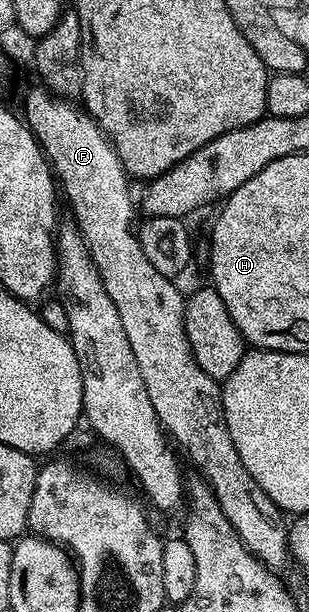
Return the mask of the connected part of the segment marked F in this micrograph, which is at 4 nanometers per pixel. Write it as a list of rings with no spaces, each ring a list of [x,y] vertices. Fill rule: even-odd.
[[[42,86],[31,88],[27,92],[27,116],[25,115],[25,123],[31,132],[35,135],[39,142],[40,148],[43,149],[44,156],[47,157],[56,177],[58,187],[67,195],[67,204],[71,207],[73,223],[79,229],[80,234],[85,238],[85,242],[89,246],[89,254],[93,254],[93,262],[97,266],[97,274],[101,274],[101,282],[105,286],[105,291],[108,292],[109,298],[113,298],[113,306],[117,306],[117,314],[121,318],[121,326],[125,326],[125,335],[129,337],[129,346],[133,350],[133,358],[137,358],[137,366],[141,370],[141,378],[145,378],[145,390],[149,390],[149,402],[153,402],[153,410],[157,414],[159,423],[163,425],[168,437],[181,449],[182,455],[192,460],[197,467],[200,468],[202,479],[206,480],[207,484],[213,490],[213,494],[217,498],[217,502],[221,506],[221,510],[225,514],[225,518],[229,518],[229,522],[233,526],[233,530],[237,530],[237,534],[241,538],[241,542],[245,542],[245,546],[251,553],[266,564],[272,570],[280,570],[286,564],[289,564],[289,553],[287,551],[287,529],[286,523],[282,524],[278,520],[281,516],[280,509],[275,507],[275,503],[269,498],[269,494],[265,494],[265,490],[261,486],[257,486],[257,482],[253,478],[253,474],[249,474],[249,470],[245,470],[245,462],[241,462],[241,454],[237,454],[237,446],[233,446],[233,438],[229,434],[229,426],[223,417],[223,393],[220,385],[209,374],[205,374],[205,370],[201,370],[201,366],[197,366],[197,358],[193,358],[193,350],[189,346],[189,338],[185,334],[185,322],[183,321],[183,306],[185,303],[184,293],[179,293],[179,288],[174,279],[165,274],[161,274],[154,268],[153,262],[149,262],[149,258],[145,258],[145,250],[141,250],[141,242],[137,235],[136,225],[131,225],[131,219],[134,218],[135,212],[137,216],[137,208],[131,205],[131,188],[127,185],[129,181],[129,173],[123,167],[121,158],[117,154],[117,150],[111,144],[110,138],[103,133],[99,128],[96,120],[89,115],[82,107],[74,108],[70,99],[62,96],[55,96],[47,91]]]

